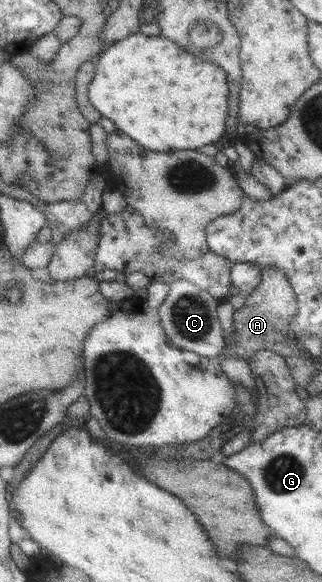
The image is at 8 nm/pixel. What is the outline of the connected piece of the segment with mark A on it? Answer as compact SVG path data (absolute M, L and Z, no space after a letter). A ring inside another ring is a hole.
M274 267L261 269L261 281L244 297L241 308L234 310L231 332L233 341L229 345L225 342L222 351L227 350L232 356L241 358L247 363L249 358L259 351L269 351L283 358L290 355L290 350L286 350L284 334L289 333L290 321L297 313L297 300L284 272Z

